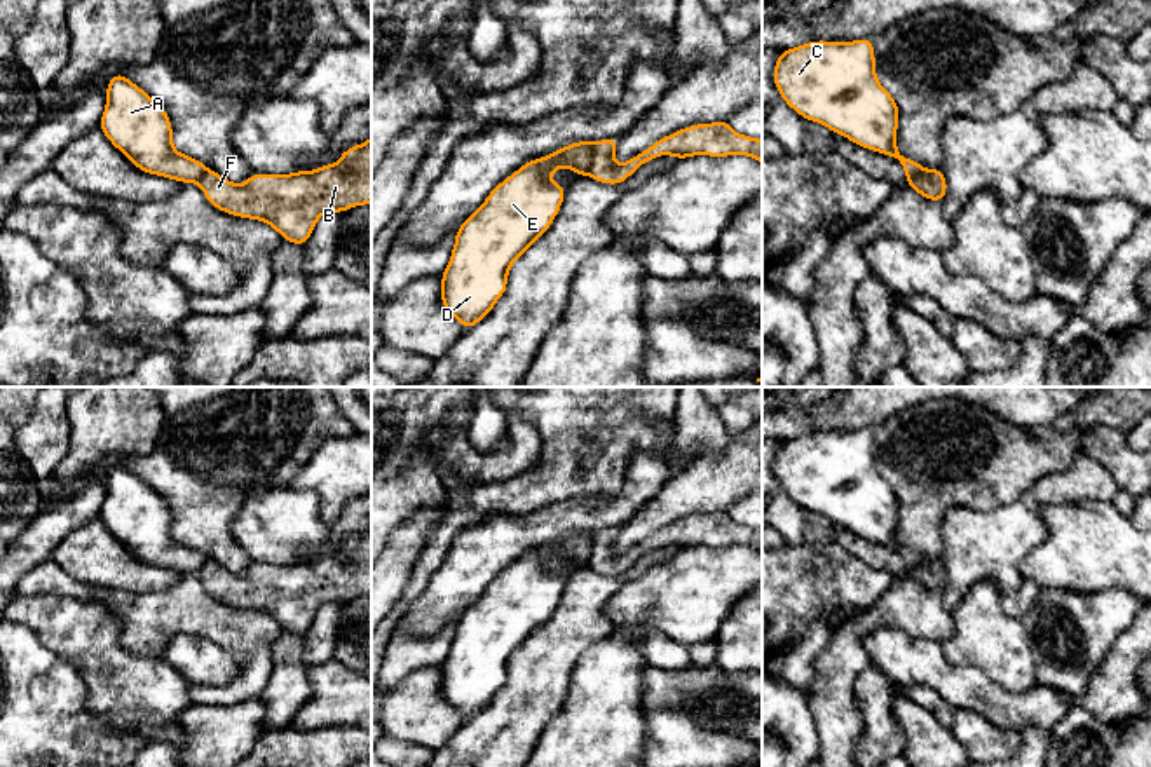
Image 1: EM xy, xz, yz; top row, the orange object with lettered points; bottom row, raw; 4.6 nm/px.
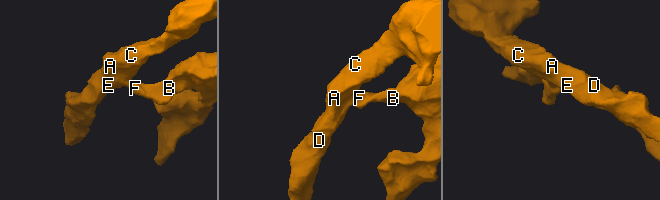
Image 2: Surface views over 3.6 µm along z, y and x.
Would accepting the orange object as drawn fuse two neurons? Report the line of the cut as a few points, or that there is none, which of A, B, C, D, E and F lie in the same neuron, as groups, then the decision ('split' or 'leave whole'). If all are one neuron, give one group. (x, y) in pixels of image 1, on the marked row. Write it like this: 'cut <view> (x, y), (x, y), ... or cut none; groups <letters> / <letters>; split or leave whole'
cut xz (595, 142), (590, 152), (590, 168), (585, 173); groups A C D E / B F; split

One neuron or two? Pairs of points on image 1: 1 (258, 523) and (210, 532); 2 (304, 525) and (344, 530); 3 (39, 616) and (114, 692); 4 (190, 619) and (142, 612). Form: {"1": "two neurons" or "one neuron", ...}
{"1": "two neurons", "2": "two neurons", "3": "one neuron", "4": "one neuron"}

